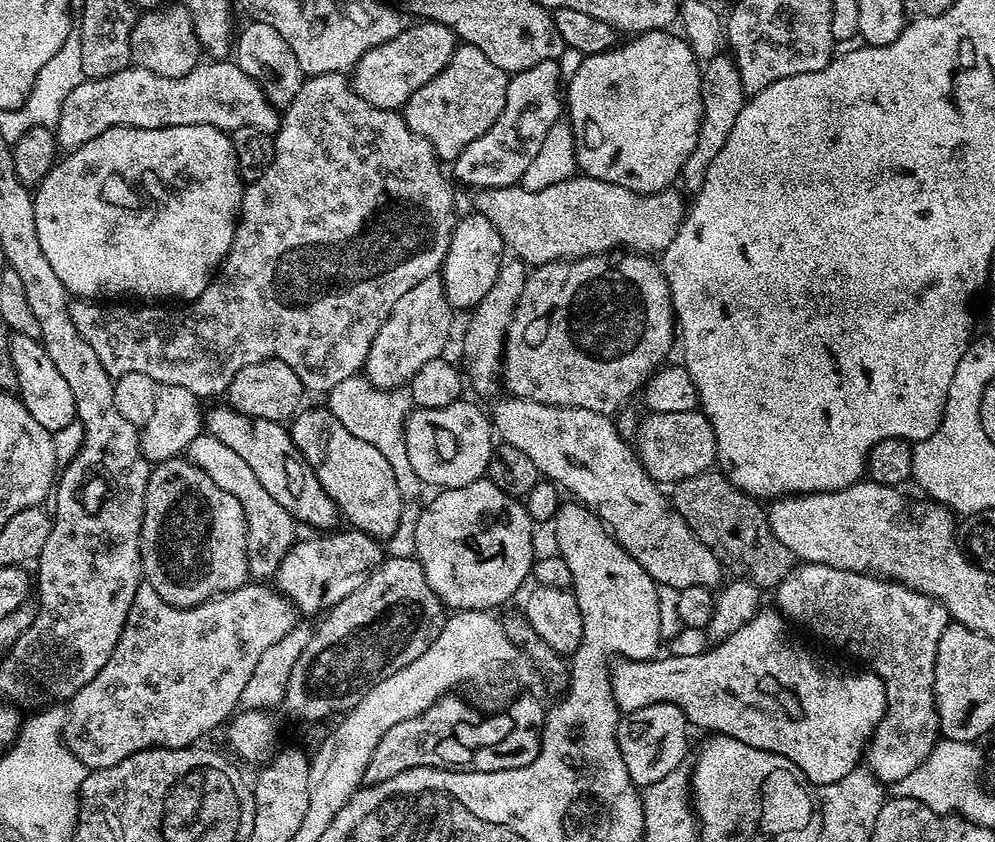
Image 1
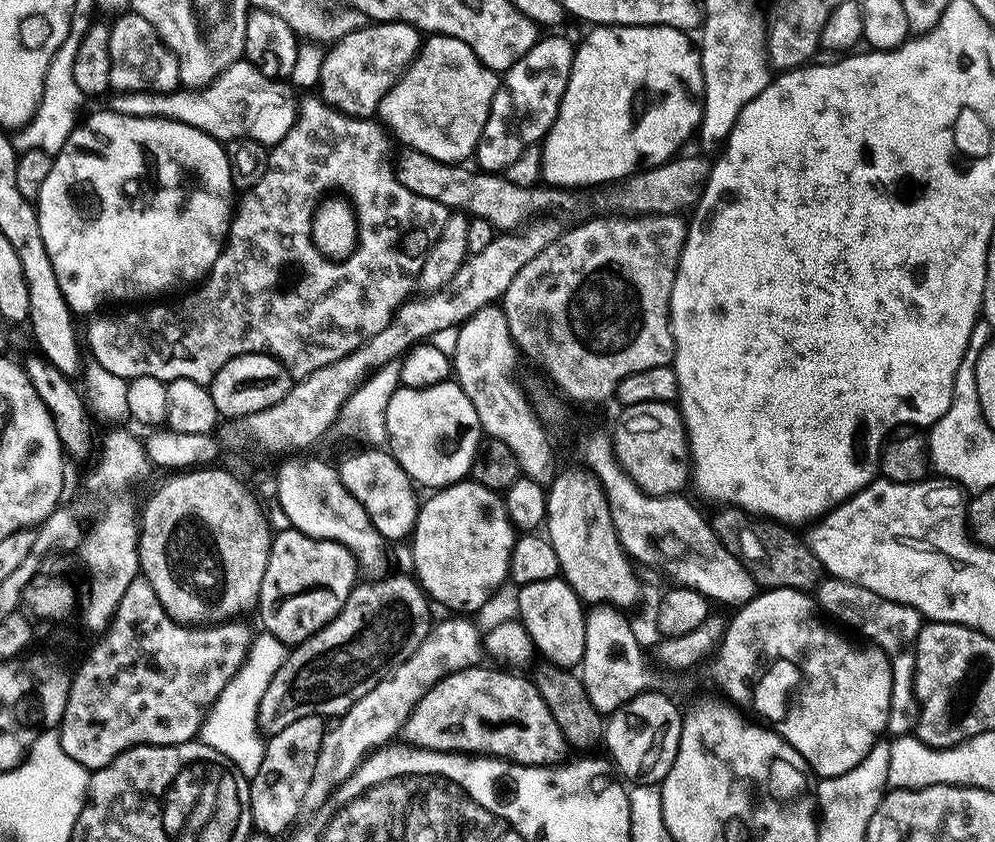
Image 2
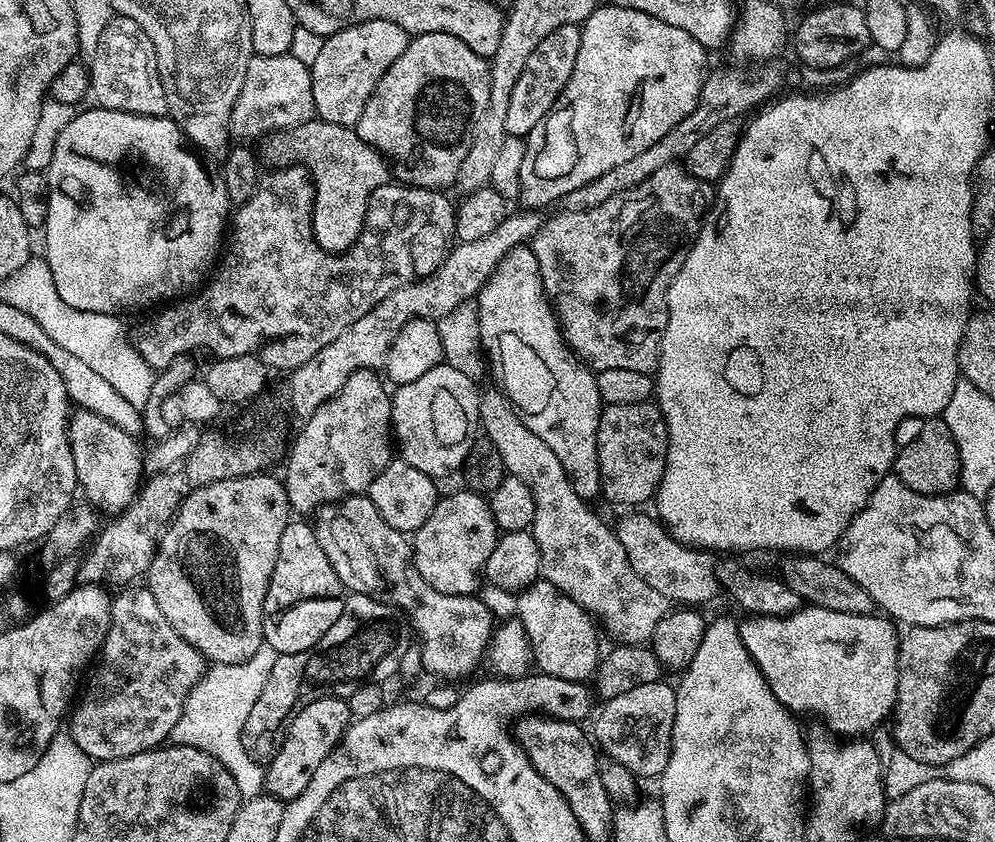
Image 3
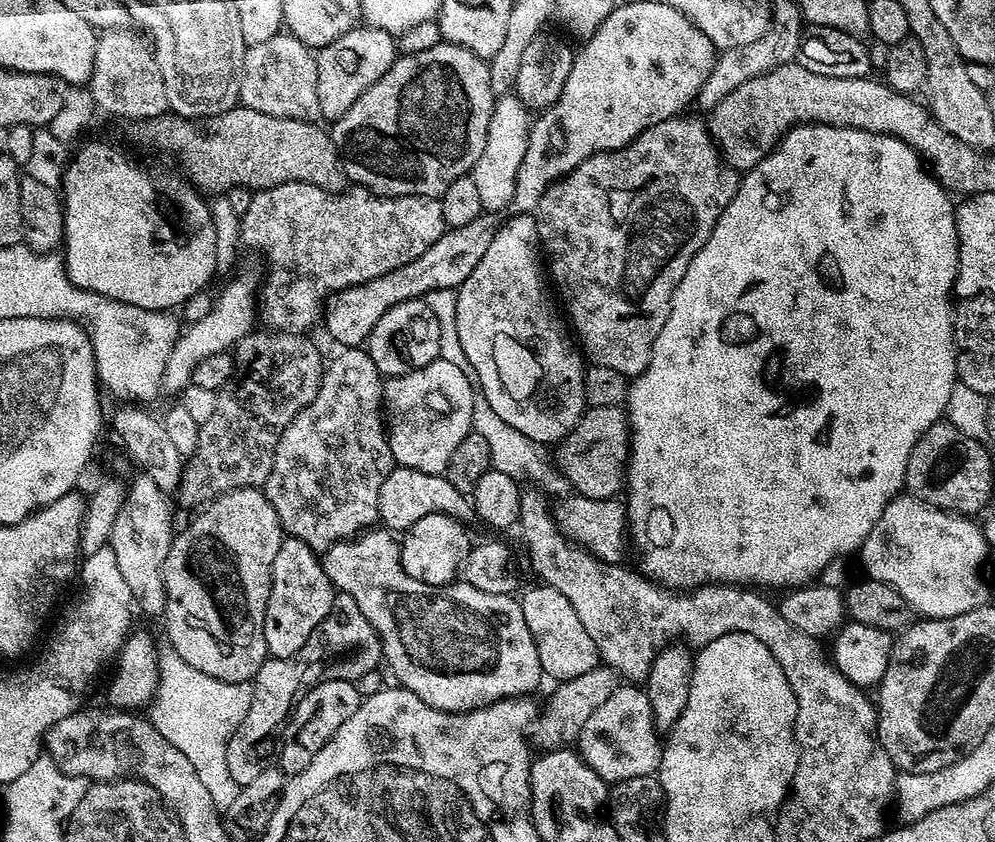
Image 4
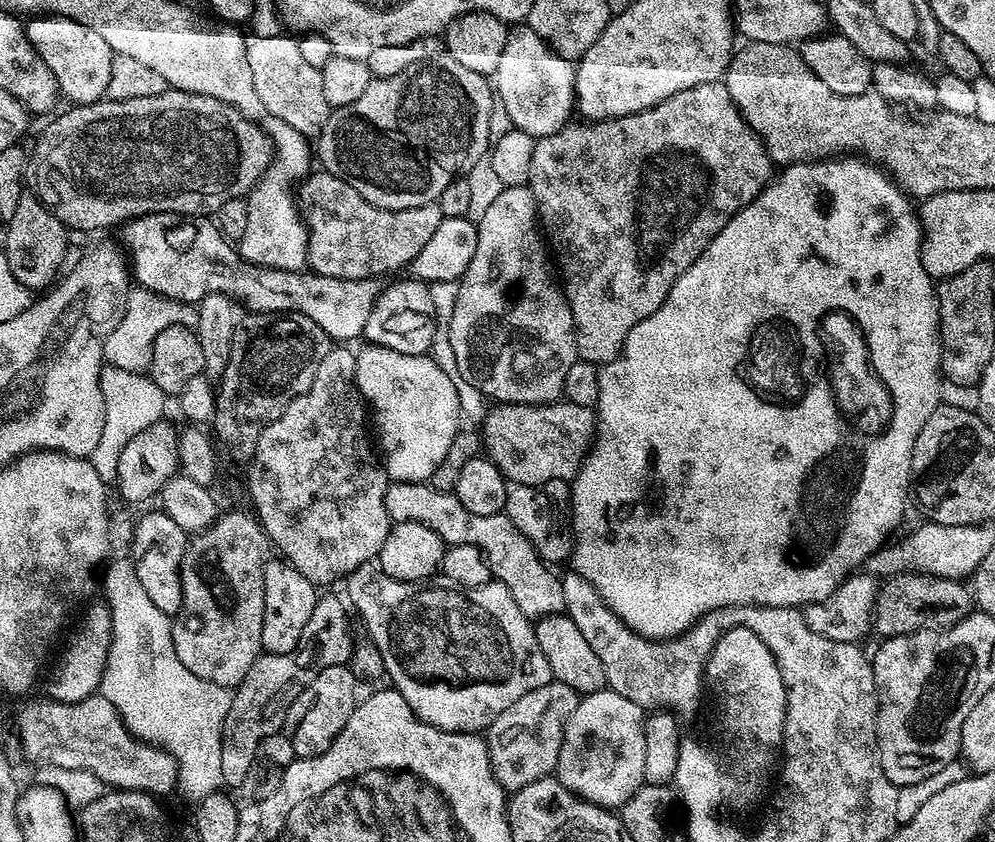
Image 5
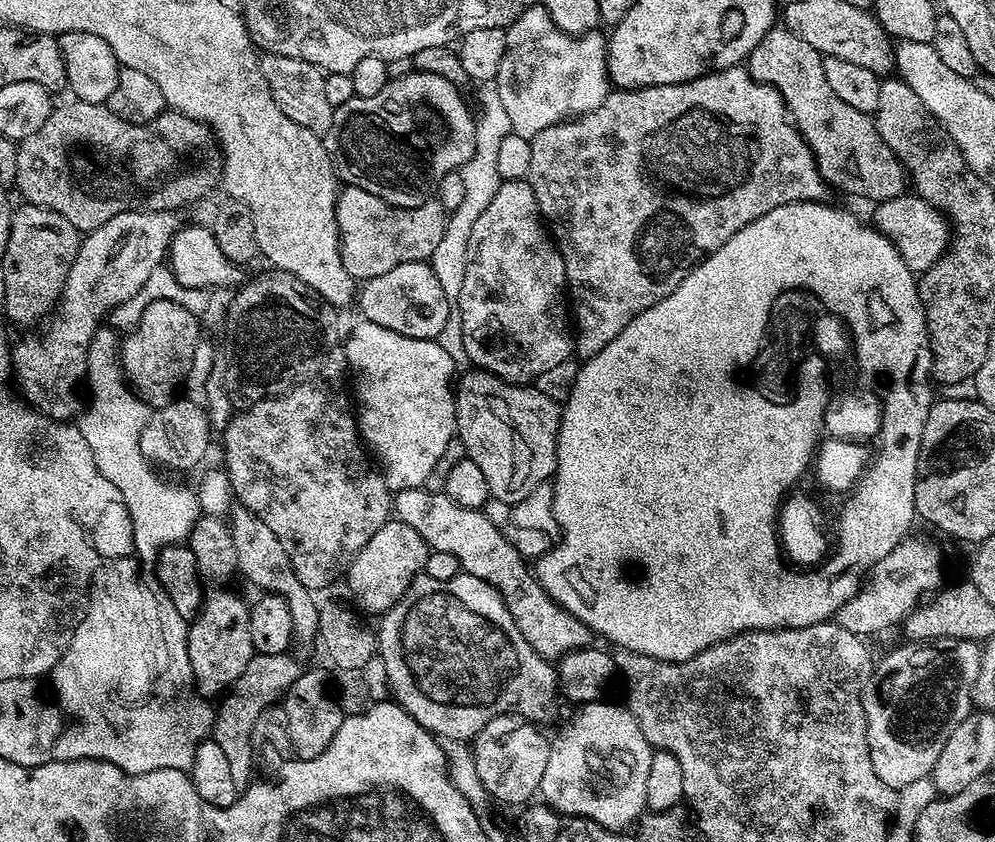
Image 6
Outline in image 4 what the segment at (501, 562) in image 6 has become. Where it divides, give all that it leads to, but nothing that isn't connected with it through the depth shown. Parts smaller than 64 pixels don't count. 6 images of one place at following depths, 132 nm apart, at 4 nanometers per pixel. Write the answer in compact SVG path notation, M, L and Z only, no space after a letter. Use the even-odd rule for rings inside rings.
M399 466L382 482L382 490L378 490L379 523L396 534L407 532L418 518L426 518L426 514L445 512L455 520L468 522L473 519L471 499L465 493L454 490L450 486L447 475L422 474L422 470L410 470Z

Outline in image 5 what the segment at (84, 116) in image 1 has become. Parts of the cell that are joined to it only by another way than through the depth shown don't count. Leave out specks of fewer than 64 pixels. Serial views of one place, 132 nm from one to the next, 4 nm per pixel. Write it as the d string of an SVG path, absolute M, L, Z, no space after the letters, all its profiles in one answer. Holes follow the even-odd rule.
M249 35L246 62L250 62L254 90L258 90L262 106L266 106L274 118L282 118L286 126L294 126L302 135L315 138L320 135L322 126L326 126L330 111L326 90L322 90L322 71L302 59L302 50L298 50L296 40L288 36Z

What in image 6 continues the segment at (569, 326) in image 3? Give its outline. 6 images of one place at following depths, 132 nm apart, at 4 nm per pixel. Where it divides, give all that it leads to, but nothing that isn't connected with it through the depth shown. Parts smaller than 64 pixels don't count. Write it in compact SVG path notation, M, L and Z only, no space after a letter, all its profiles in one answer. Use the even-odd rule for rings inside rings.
M744 66L707 72L705 76L681 84L655 84L645 88L609 91L605 101L597 109L577 115L569 122L550 125L533 137L530 143L532 150L526 179L536 195L540 215L555 237L556 247L564 256L564 269L568 279L566 292L570 297L570 312L574 317L574 352L580 358L598 354L598 350L614 342L614 338L618 338L618 334L622 334L622 330L626 330L626 326L630 326L630 322L634 322L634 318L638 318L642 310L650 310L650 306L662 302L662 298L672 293L711 252L718 251L723 244L730 242L730 238L734 238L738 230L770 214L770 210L778 210L778 206L820 202L830 191L828 181L816 167L812 148L796 127L780 91L754 79Z

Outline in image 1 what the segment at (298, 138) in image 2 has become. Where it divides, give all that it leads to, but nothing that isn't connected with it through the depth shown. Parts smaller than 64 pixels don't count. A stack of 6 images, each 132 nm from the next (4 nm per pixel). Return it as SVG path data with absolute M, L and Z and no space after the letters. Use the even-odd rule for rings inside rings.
M344 72L322 73L308 76L303 86L298 90L294 102L283 109L280 117L280 127L274 133L274 162L252 184L244 189L244 197L240 200L236 237L232 240L232 248L224 257L212 283L206 286L199 298L191 301L187 306L156 306L160 308L131 308L120 302L97 302L92 298L76 298L71 301L70 318L78 328L78 334L90 342L94 354L98 354L98 362L106 366L112 377L137 372L150 374L157 385L186 386L190 394L207 398L207 396L223 397L228 390L228 384L242 370L242 366L250 366L254 362L263 360L281 360L298 374L302 386L309 393L320 392L326 394L338 382L346 382L346 378L357 375L363 369L366 358L370 354L370 346L382 330L382 322L386 322L391 307L411 287L418 285L428 275L436 274L443 265L452 232L456 228L458 211L452 201L452 192L444 181L441 161L436 152L410 126L406 126L403 115L396 110L382 110L378 106L370 106L352 89L349 77ZM348 260L360 272L300 272L304 264L312 268L328 268L333 264L336 268L344 268Z

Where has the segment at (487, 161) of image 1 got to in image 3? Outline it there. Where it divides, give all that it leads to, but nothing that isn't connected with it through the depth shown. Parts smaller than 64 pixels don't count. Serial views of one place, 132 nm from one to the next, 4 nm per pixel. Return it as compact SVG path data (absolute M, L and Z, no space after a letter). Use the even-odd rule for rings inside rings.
M578 24L558 26L558 30L550 30L550 34L546 34L546 38L538 42L538 46L534 46L510 94L510 110L506 110L506 130L509 136L527 138L534 126L544 123L548 111L552 109L554 102L558 102L566 82L570 82L570 74L574 74L578 46L582 46L584 41L581 29L581 25Z

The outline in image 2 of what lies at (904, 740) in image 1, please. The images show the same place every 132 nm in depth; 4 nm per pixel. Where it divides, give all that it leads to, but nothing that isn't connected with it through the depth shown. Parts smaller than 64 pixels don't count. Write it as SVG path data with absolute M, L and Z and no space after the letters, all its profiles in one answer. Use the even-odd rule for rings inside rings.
M835 578L821 579L815 589L814 599L829 617L833 616L833 621L841 620L845 629L853 628L861 632L865 641L875 644L886 653L888 661L892 663L892 701L887 731L892 732L893 737L909 735L920 716L916 693L912 690L912 678L916 673L916 639L922 627L920 611L896 600L882 598L874 594L874 590L866 590L857 584Z

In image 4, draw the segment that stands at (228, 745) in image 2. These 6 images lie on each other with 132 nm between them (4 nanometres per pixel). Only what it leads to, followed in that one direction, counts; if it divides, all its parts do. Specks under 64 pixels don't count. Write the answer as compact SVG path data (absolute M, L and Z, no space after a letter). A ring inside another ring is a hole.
M170 646L159 649L158 663L160 681L147 709L147 719L166 742L178 746L178 750L194 762L194 770L210 793L216 809L222 814L231 813L242 786L230 778L230 770L226 767L226 746L242 718L246 718L246 710L250 710L251 687L222 682L210 678L210 674L202 674L202 670L194 670L194 666L186 666Z

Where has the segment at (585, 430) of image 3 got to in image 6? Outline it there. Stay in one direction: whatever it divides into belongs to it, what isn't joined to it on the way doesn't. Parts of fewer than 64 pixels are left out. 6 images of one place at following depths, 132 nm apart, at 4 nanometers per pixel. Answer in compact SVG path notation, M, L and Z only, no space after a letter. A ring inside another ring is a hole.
M527 179L503 181L498 194L494 194L494 199L490 201L490 206L486 206L486 210L482 210L482 215L478 218L478 222L474 222L474 230L470 230L466 278L462 281L462 292L458 299L462 312L462 326L458 331L465 338L466 354L469 361L477 369L492 372L506 382L527 385L529 382L535 381L536 377L546 370L550 370L550 366L558 366L558 362L569 360L574 352L574 332L570 327L570 304L566 299L567 282L564 256L560 253L559 248L556 247L553 237L546 231L546 224L540 215L540 207L536 201L532 185L528 183Z

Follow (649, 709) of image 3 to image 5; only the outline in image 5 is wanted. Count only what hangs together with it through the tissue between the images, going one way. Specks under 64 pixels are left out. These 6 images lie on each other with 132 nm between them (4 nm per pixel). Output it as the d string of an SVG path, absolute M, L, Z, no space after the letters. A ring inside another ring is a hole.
M611 690L587 693L564 727L555 777L576 796L600 808L619 810L644 783L646 770L645 709Z

